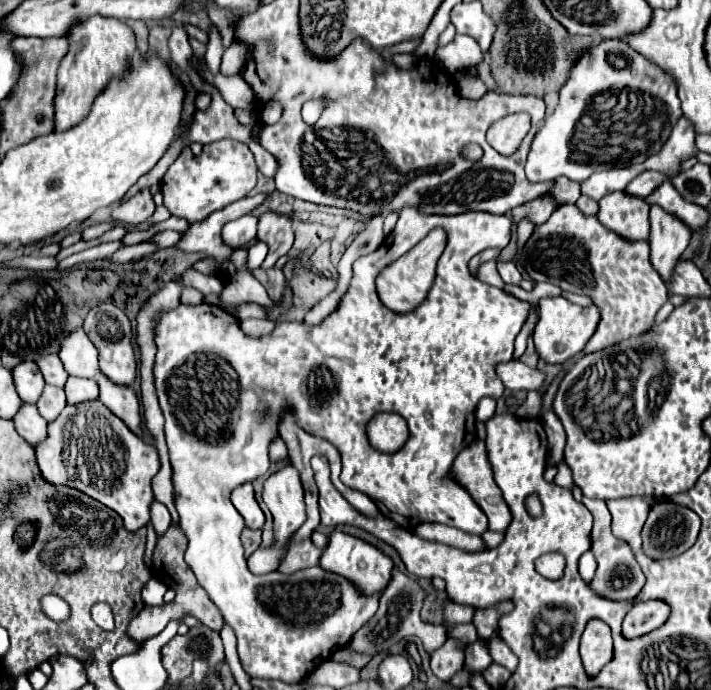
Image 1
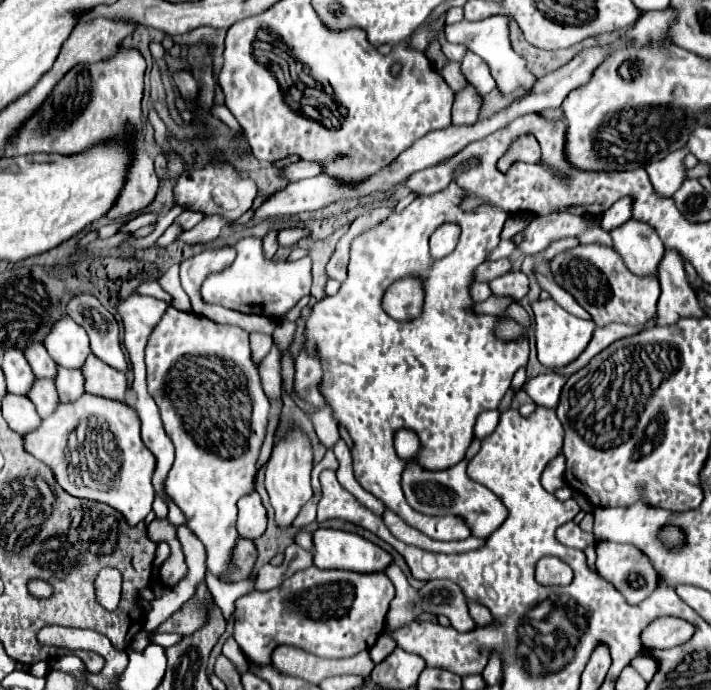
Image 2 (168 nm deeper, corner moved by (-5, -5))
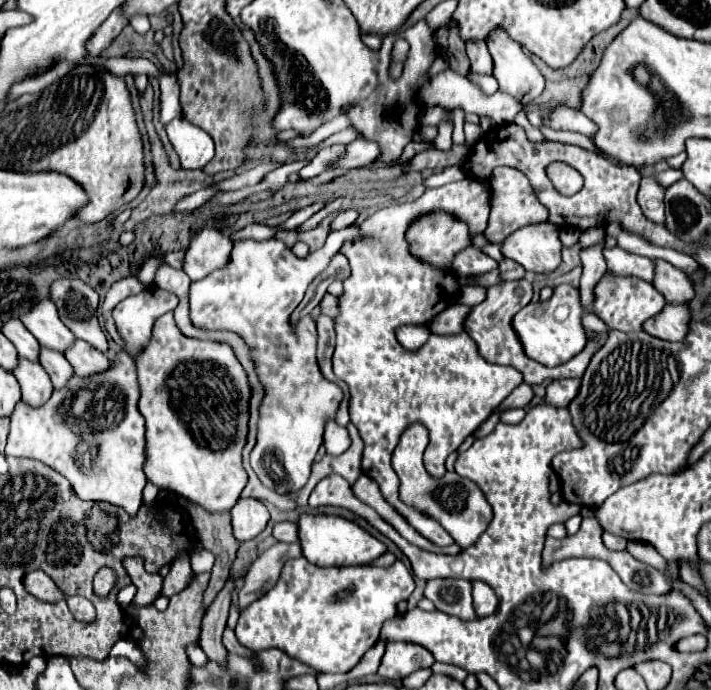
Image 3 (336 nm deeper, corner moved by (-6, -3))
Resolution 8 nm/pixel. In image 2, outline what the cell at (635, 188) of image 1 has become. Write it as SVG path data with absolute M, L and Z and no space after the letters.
M618 199L618 203L614 203L604 215L602 215L602 223L600 227L610 231L618 225L622 225L624 221L630 219L630 199Z

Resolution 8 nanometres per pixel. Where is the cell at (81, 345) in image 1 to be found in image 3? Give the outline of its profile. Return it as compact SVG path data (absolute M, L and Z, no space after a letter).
M51 299L39 301L39 305L35 305L27 317L21 317L21 321L43 347L63 353L75 341L75 335L63 325Z

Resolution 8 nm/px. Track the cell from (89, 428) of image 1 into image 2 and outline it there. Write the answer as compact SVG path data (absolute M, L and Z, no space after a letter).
M86 393L74 403L68 403L68 405L62 403L58 411L52 413L48 419L44 419L36 431L24 435L24 447L36 459L44 461L52 469L58 485L70 495L106 503L112 509L120 511L130 525L138 525L152 511L152 501L154 501L152 475L156 469L156 457L142 443L140 421L132 407Z

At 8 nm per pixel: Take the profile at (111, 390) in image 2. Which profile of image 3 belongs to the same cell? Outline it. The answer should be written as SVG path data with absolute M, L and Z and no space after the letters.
M77 339L75 345L71 345L71 349L67 349L67 353L63 353L63 355L73 365L73 371L79 377L89 377L93 373L101 373L111 365L111 361L101 351L93 349L91 345L87 345L81 339Z

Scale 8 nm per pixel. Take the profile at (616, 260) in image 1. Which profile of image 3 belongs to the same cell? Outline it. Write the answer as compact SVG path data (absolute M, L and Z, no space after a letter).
M605 277L595 287L595 311L609 325L609 329L617 331L641 331L643 323L651 317L657 317L665 309L665 297L651 285L637 277Z

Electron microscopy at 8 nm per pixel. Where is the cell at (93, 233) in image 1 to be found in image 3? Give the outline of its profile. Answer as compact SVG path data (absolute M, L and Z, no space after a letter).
M205 187L195 193L184 197L175 205L173 208L173 213L180 213L185 211L192 211L201 205L205 204L208 200L210 200L216 193L217 189L212 187Z

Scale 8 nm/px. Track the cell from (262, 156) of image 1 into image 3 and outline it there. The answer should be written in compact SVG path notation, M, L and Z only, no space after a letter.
M355 139L347 145L347 155L335 163L335 169L355 169L371 165L379 159L379 145L367 139Z

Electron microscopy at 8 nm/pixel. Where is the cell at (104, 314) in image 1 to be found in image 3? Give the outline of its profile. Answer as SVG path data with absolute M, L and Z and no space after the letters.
M57 279L51 285L51 301L59 309L63 323L77 339L87 341L99 351L107 349L103 325L97 317L99 295L81 279Z

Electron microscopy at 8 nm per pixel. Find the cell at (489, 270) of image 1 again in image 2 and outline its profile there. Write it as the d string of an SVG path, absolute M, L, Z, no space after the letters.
M474 283L474 285L470 287L470 295L472 295L472 299L474 299L476 303L480 303L480 301L488 299L488 297L492 295L492 291L490 291L490 285L488 285L488 283Z

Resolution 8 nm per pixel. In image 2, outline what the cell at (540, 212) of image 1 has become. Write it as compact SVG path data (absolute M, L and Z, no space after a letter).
M514 213L506 219L504 223L504 231L502 231L502 239L512 239L516 237L518 233L522 233L526 229L526 225L534 219L536 215L530 215L530 213Z

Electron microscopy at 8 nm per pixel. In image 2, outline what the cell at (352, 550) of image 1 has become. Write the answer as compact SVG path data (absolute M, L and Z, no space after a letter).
M318 529L314 533L314 565L358 573L386 571L392 557L378 545L346 531Z

